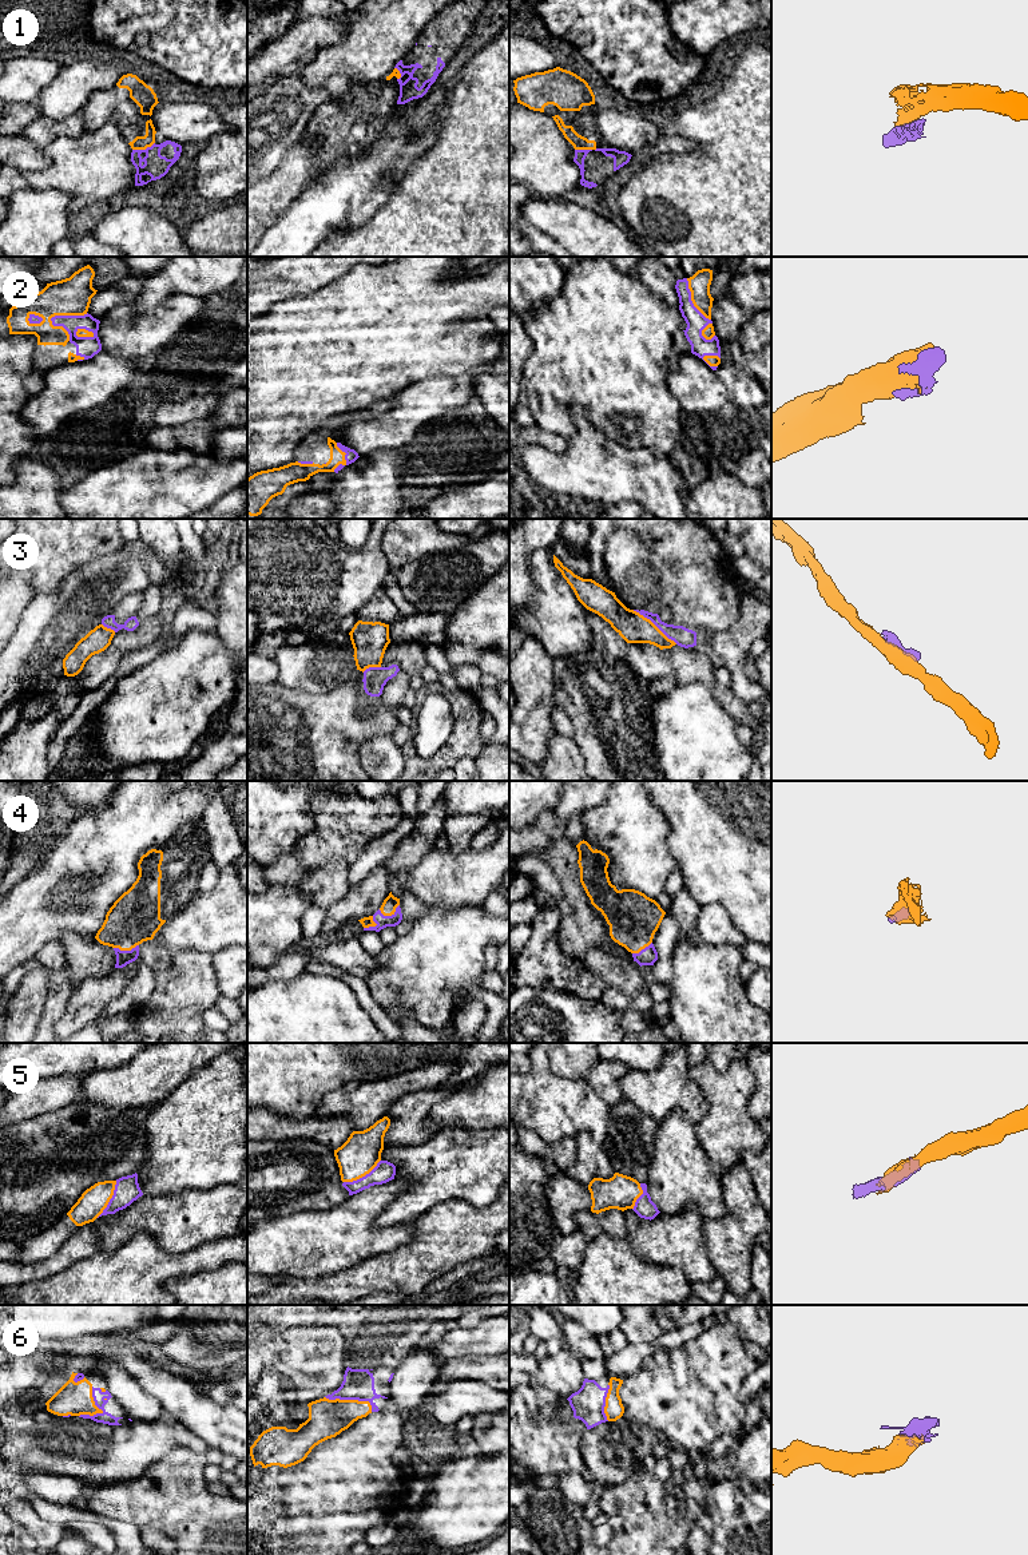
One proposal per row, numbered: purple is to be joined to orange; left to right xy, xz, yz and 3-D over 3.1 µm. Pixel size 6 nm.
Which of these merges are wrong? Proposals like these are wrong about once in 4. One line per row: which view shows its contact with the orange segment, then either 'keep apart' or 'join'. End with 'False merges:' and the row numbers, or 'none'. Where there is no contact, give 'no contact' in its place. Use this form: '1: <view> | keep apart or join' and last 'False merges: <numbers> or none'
1: xy | keep apart
2: xy | join
3: yz | keep apart
4: xz | join
5: xz | join
6: xz | join
False merges: 1, 3

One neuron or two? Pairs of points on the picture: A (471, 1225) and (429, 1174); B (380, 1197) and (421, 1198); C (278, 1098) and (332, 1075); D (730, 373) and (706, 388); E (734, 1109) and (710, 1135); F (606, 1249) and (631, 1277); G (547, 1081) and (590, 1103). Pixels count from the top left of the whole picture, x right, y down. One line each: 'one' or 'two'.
A: two
B: two
C: one
D: two
E: one
F: one
G: one

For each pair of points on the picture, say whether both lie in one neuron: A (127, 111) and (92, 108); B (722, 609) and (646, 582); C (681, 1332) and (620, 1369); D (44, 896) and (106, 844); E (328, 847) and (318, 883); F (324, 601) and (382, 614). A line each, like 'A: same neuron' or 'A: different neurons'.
A: same neuron
B: different neurons
C: same neuron
D: same neuron
E: different neurons
F: different neurons

